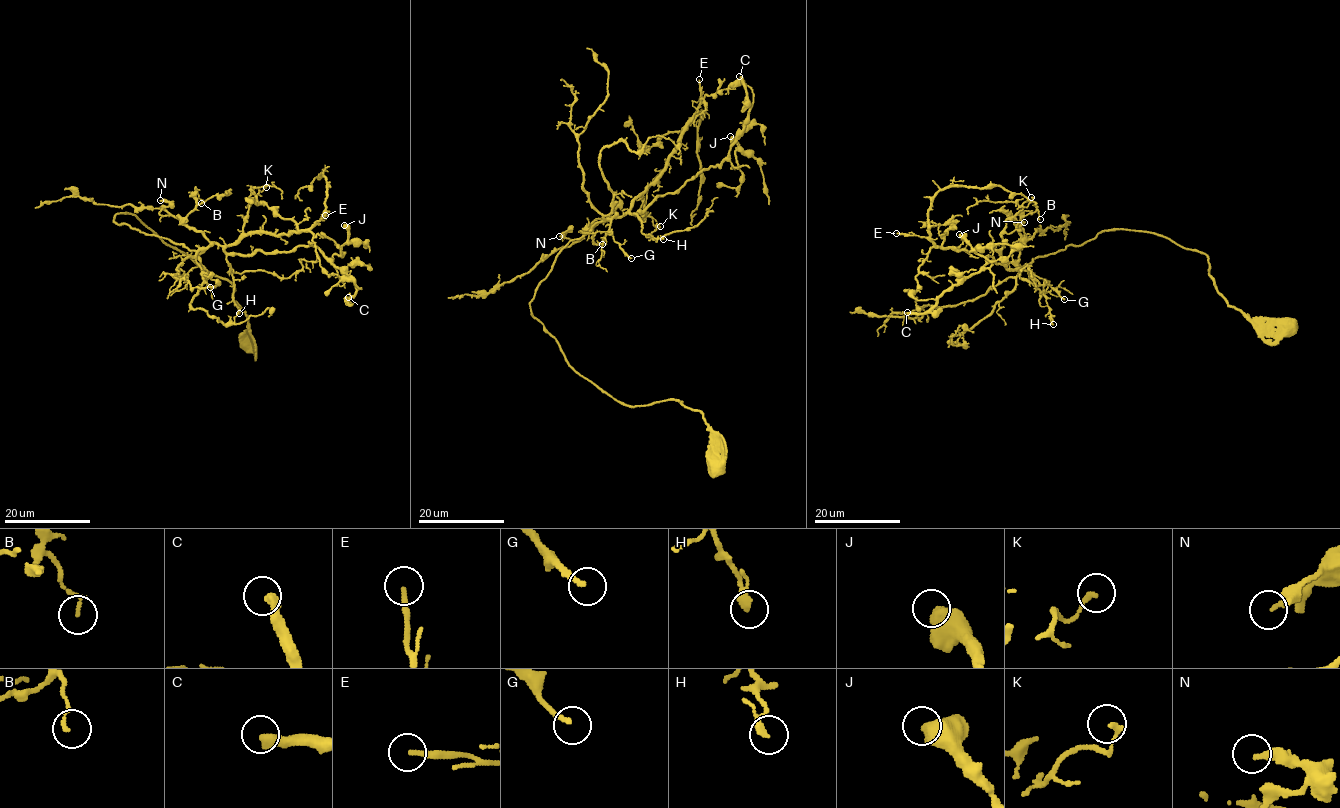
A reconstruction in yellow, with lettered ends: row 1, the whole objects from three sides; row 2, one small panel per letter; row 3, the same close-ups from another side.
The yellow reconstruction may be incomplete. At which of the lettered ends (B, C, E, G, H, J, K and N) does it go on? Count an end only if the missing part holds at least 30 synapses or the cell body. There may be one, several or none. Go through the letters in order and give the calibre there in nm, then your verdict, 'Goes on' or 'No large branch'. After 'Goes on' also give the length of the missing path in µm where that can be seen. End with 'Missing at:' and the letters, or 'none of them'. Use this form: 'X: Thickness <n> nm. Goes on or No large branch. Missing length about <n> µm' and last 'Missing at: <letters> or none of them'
B: Thickness 140 nm. No large branch
C: Thickness 400 nm. Goes on. Missing length about 30 µm
E: Thickness 200 nm. No large branch
G: Thickness 190 nm. No large branch
H: Thickness 240 nm. No large branch
J: Thickness 700 nm. No large branch
K: Thickness 200 nm. No large branch
N: Thickness 220 nm. No large branch
Missing at: C

